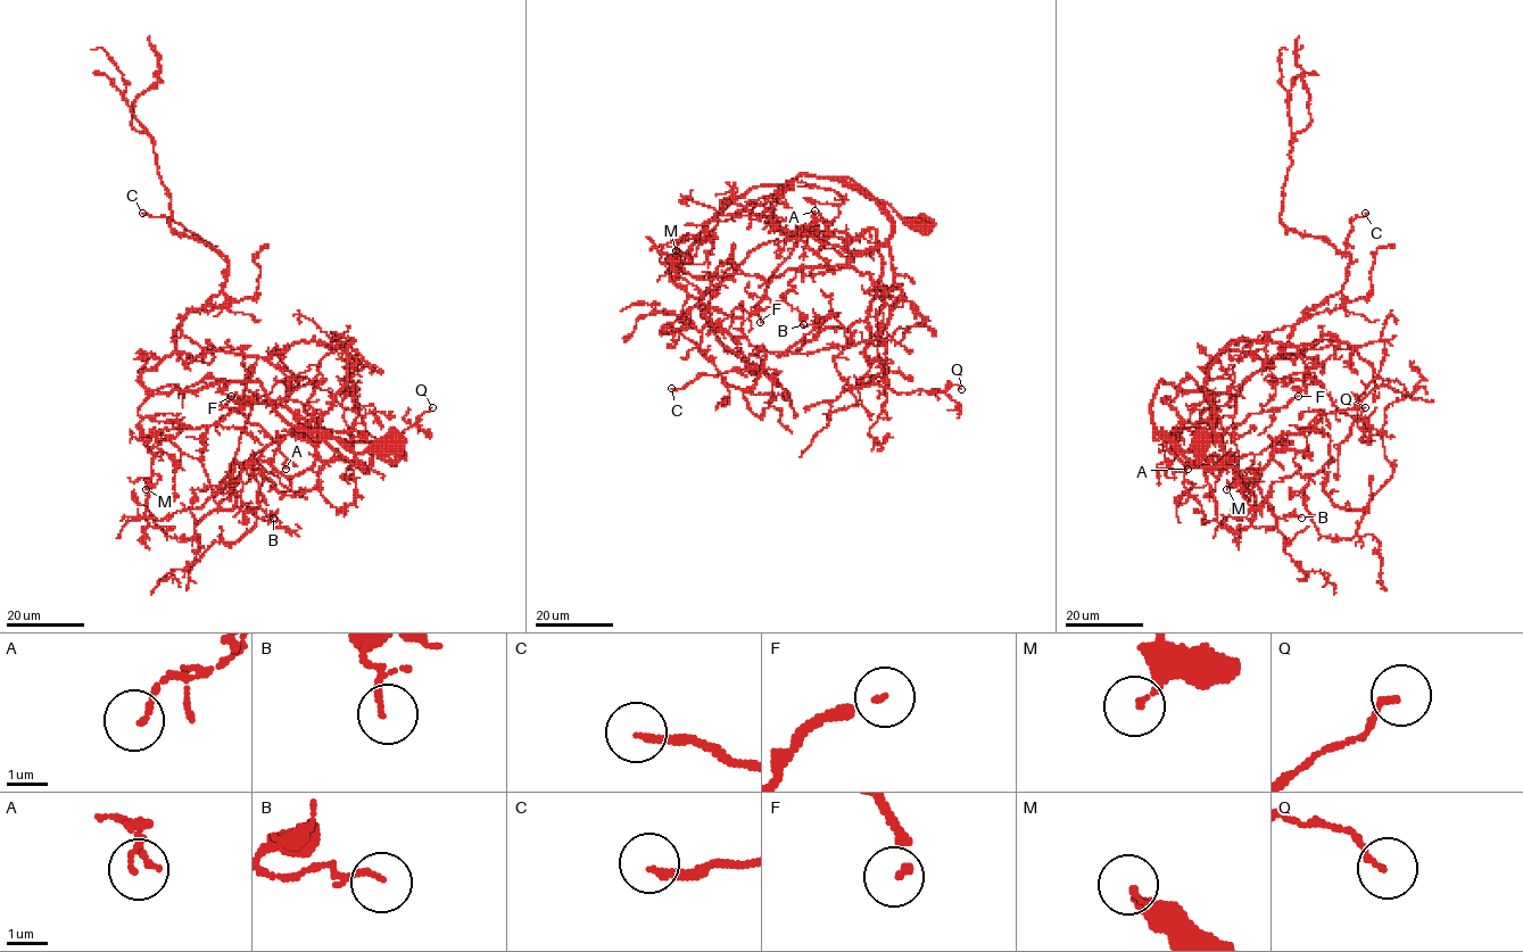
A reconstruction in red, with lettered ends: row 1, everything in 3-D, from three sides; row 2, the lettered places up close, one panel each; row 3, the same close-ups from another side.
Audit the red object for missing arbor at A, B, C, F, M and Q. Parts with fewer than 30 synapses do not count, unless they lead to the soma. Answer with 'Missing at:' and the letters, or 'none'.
Missing at: C, F

